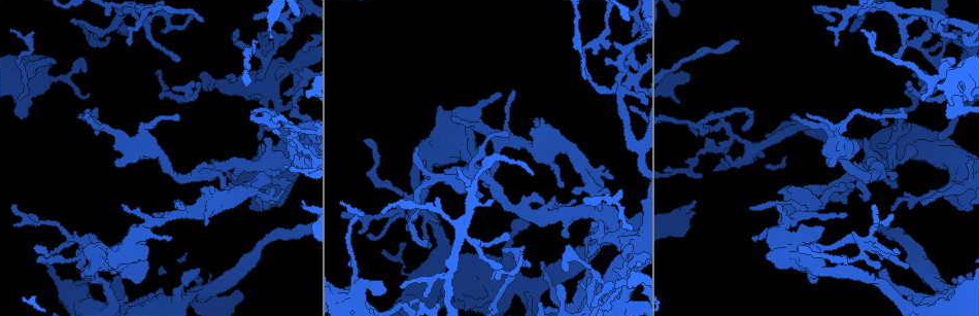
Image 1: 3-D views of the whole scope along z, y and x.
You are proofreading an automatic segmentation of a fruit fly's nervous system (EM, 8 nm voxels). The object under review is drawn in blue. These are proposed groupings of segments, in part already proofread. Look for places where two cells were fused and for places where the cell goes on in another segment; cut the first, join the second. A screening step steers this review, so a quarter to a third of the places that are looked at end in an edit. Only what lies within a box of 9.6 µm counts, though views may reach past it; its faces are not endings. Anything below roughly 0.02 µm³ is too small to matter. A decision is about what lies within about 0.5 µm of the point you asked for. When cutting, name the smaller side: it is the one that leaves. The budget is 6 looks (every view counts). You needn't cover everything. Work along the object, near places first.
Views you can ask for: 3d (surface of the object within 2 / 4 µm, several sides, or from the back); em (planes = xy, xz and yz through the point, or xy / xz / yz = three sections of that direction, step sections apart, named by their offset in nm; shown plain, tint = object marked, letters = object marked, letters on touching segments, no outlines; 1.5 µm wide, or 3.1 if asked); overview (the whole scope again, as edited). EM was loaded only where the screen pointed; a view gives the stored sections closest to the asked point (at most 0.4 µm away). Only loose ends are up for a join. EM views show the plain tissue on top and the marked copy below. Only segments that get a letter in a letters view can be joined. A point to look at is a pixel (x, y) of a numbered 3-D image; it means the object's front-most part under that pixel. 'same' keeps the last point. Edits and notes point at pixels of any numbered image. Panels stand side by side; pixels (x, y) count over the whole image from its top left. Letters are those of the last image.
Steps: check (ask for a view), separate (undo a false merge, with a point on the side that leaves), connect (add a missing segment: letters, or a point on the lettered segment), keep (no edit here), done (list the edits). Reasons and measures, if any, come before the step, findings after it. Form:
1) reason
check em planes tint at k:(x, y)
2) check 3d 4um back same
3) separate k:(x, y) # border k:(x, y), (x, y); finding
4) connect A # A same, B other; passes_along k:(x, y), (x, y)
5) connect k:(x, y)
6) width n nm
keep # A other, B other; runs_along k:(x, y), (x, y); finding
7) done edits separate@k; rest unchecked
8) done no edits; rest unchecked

abrupt turn
check em xz step 8 tint at 1:(528, 290)

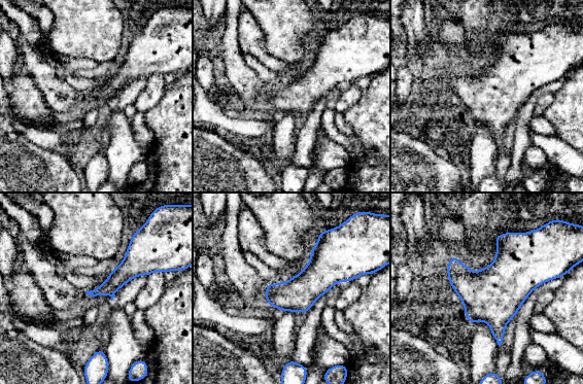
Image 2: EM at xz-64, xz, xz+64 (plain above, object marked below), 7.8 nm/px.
another direction
check em planes tint same

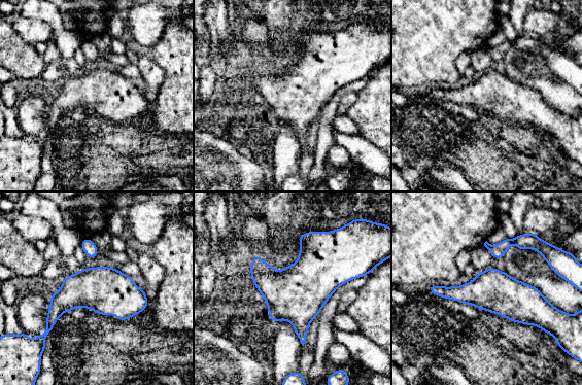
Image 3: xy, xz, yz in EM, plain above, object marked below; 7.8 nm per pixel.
what lies round it
check em planes letters same

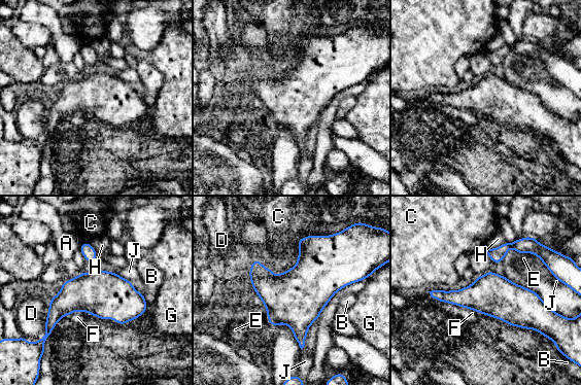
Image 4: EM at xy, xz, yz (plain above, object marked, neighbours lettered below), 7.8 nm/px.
width 320 nm
keep # A other, B other, C other, D other, E other, F other, G other, H other, J other; runs_along 4:(433, 293), (539, 306); continuous, no second cell

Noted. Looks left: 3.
an open end
check em xy step 8 letters at 1:(431, 247)

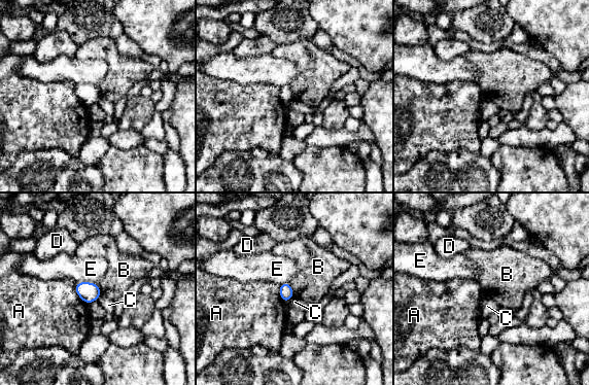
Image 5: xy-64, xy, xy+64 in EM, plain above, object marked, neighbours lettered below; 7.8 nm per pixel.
keep # A other, B other, C other, D other, E other; border 5:(287, 282), (295, 295); none of them fits

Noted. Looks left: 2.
branch stops here
check em planes letters at 1:(36, 247)

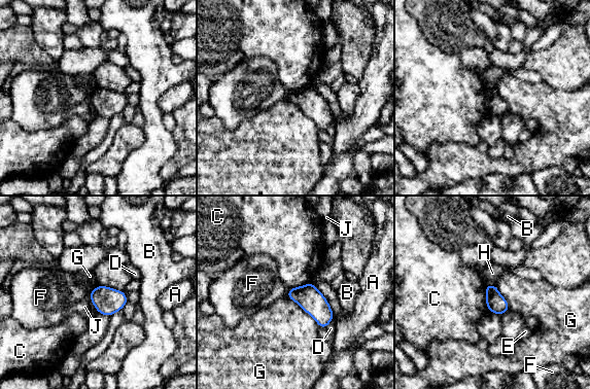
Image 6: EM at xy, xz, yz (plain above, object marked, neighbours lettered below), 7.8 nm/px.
keep # A other, B other, C other, D other, E other, F other, G other, H other, J other; border 6:(286, 296), (294, 301), (319, 326); no lettered segment goes on from it

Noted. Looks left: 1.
done no edits; rest unchecked

